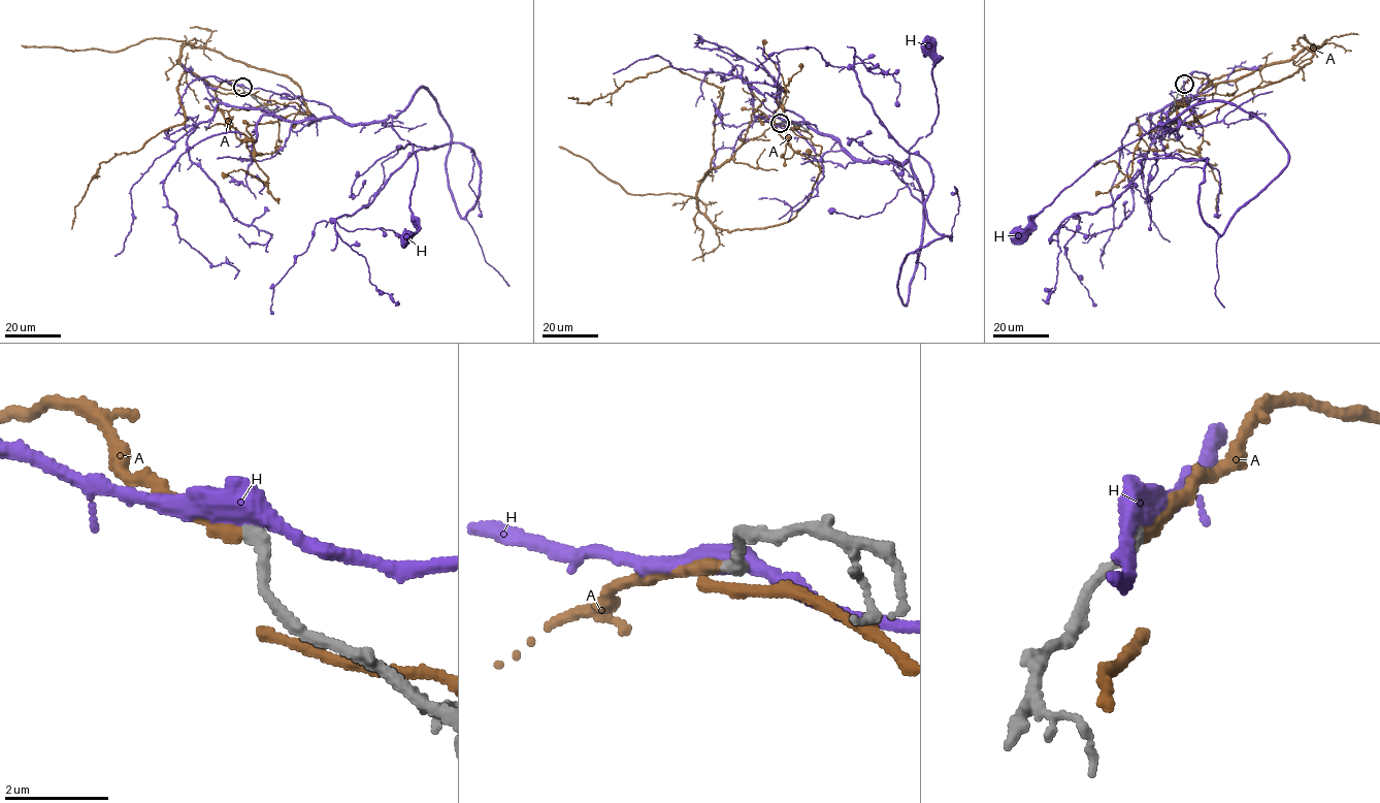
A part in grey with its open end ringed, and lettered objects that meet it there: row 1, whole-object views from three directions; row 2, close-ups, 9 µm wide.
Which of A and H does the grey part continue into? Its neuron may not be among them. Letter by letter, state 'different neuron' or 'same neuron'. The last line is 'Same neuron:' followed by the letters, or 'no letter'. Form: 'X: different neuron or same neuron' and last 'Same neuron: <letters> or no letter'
A: same neuron
H: different neuron
Same neuron: A

